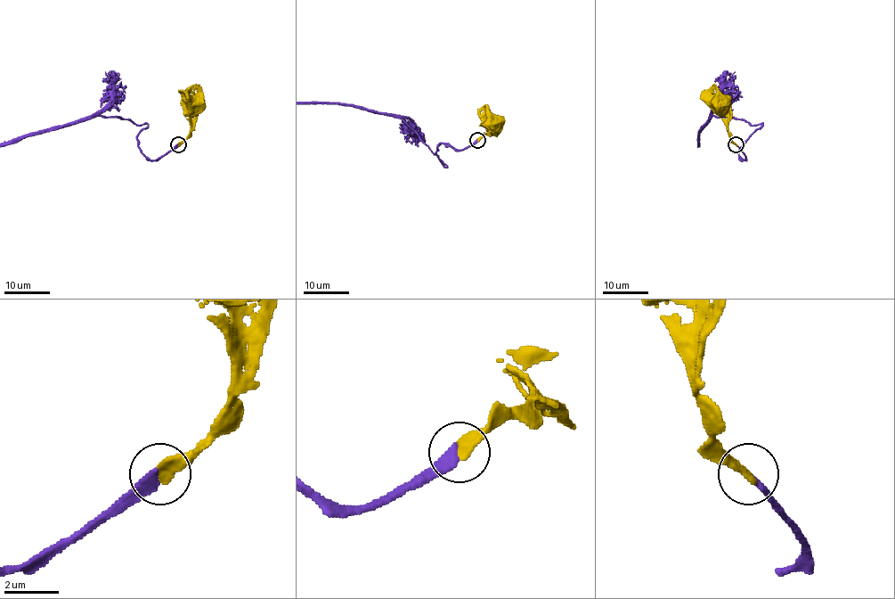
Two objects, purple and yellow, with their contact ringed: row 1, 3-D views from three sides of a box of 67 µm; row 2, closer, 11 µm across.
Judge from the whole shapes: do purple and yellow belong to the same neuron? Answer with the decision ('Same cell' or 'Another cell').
Another cell

